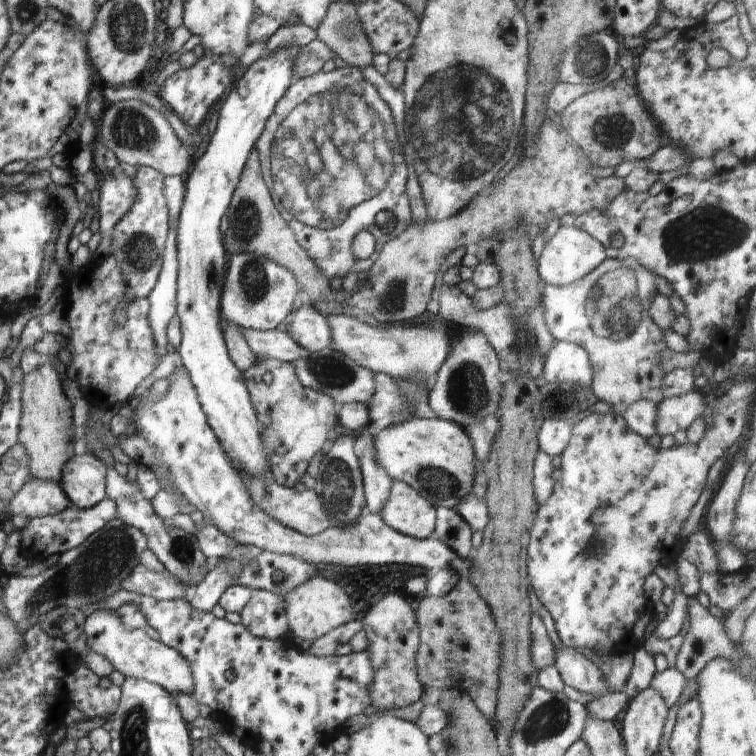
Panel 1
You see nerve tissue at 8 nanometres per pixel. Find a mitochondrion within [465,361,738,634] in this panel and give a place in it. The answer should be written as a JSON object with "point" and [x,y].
{"point":[592,550]}

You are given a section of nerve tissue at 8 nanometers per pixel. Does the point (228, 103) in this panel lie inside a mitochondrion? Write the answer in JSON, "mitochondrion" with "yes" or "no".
{"mitochondrion":"no"}

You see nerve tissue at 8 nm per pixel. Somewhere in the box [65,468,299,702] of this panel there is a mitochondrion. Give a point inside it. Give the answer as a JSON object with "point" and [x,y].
{"point":[182,546]}

